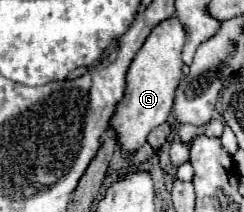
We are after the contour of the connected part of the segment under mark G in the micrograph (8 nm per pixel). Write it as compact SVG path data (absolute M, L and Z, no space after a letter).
M178 17L164 19L158 23L150 35L146 37L144 45L136 53L128 75L126 75L126 93L124 99L118 103L116 115L112 117L110 125L116 131L116 139L124 149L124 155L134 153L140 145L146 143L148 133L158 127L160 123L168 121L174 103L174 91L182 79L182 47L186 43L186 31Z

